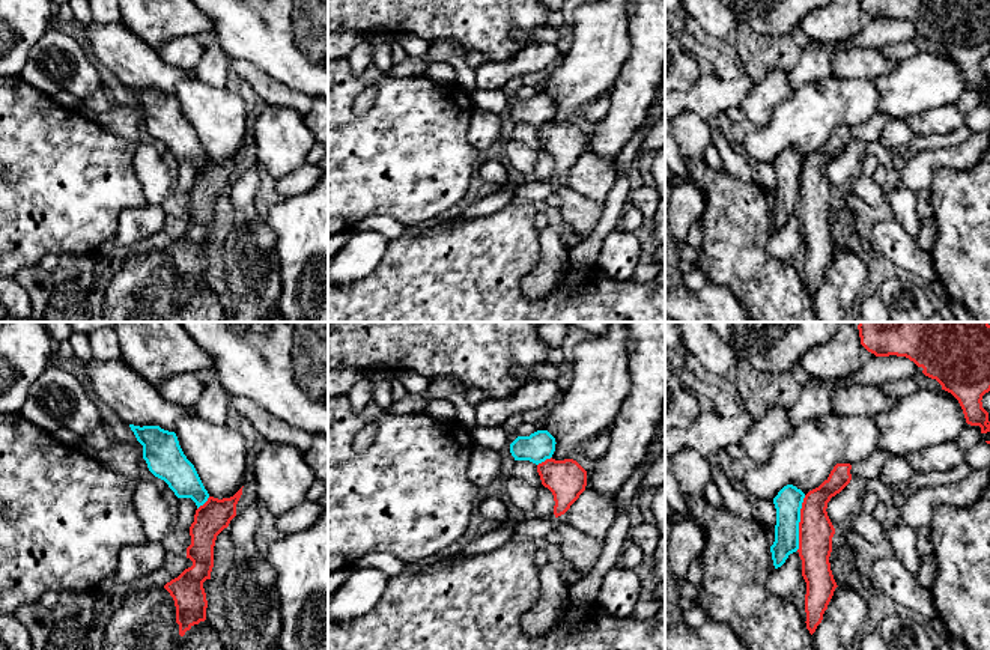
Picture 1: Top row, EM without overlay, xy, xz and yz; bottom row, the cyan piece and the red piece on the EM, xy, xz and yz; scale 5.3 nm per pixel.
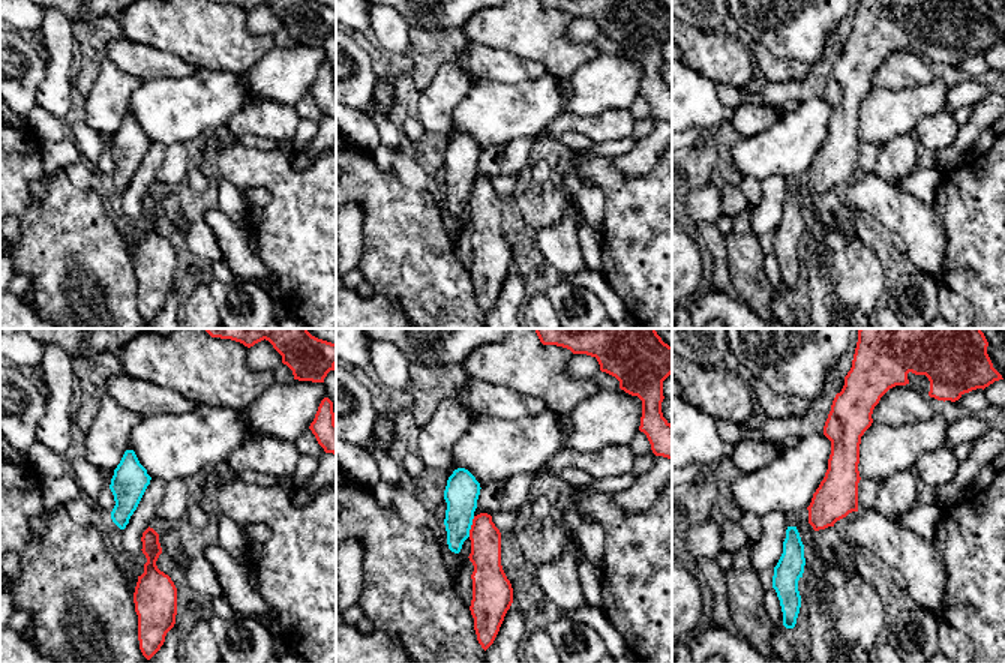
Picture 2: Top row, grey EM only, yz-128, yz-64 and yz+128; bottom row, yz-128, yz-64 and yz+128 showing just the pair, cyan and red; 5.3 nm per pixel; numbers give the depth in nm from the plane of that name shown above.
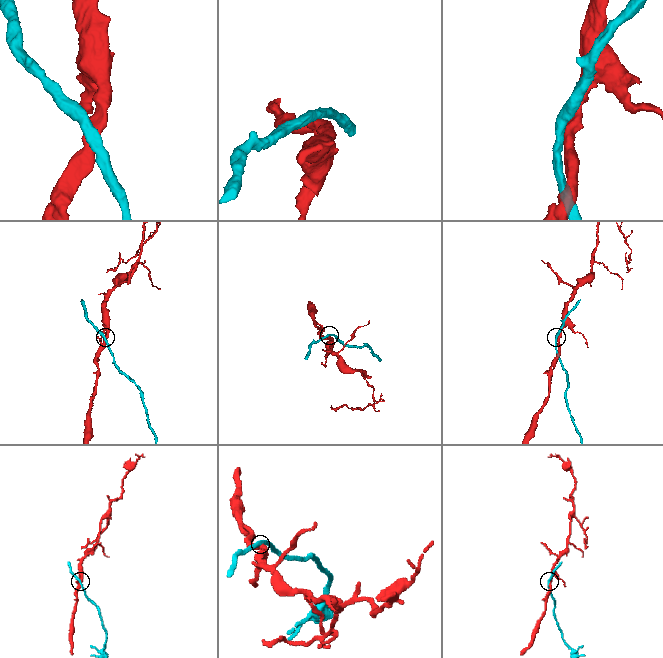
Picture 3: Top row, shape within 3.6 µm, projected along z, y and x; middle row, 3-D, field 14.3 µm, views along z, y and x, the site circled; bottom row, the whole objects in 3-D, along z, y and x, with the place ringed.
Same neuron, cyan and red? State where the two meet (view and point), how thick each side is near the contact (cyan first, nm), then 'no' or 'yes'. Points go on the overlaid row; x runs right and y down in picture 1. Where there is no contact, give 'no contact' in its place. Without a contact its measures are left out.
contact yz (799, 521); calibres 140 and 190 nm; no

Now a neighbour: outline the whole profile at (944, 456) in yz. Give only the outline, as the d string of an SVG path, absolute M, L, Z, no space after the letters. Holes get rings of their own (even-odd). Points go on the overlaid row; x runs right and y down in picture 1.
M945 441L942 444L913 451L907 454L906 459L915 472L928 474L934 471L948 471L961 465L964 462L964 454L955 441Z

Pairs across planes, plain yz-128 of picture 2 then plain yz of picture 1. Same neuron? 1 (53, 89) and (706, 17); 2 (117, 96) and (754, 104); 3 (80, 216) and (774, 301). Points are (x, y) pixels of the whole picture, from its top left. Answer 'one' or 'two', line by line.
1: one
2: one
3: one

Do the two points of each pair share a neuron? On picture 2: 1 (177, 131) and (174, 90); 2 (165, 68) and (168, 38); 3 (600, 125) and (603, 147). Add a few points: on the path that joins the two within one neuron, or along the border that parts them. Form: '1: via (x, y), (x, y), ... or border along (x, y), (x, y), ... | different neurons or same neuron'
1: via (177, 120), (174, 101) | same neuron
2: border along (132, 41), (167, 50), (198, 66) | different neurons
3: border along (632, 134), (596, 143) | different neurons

